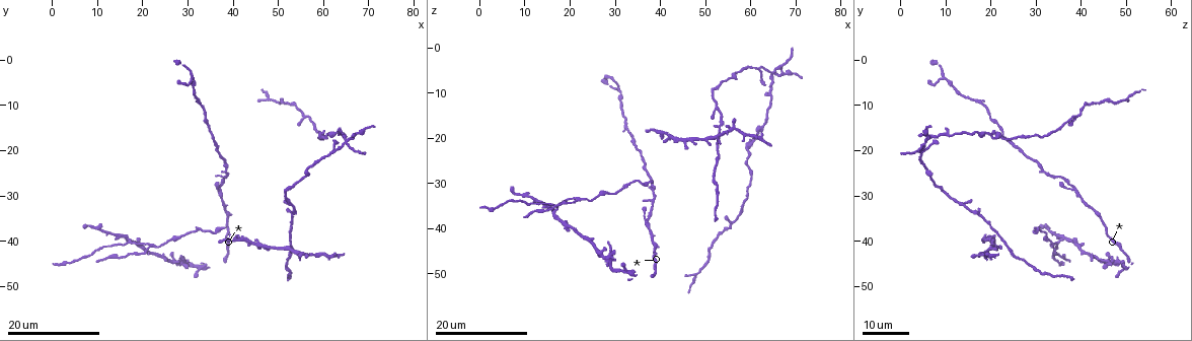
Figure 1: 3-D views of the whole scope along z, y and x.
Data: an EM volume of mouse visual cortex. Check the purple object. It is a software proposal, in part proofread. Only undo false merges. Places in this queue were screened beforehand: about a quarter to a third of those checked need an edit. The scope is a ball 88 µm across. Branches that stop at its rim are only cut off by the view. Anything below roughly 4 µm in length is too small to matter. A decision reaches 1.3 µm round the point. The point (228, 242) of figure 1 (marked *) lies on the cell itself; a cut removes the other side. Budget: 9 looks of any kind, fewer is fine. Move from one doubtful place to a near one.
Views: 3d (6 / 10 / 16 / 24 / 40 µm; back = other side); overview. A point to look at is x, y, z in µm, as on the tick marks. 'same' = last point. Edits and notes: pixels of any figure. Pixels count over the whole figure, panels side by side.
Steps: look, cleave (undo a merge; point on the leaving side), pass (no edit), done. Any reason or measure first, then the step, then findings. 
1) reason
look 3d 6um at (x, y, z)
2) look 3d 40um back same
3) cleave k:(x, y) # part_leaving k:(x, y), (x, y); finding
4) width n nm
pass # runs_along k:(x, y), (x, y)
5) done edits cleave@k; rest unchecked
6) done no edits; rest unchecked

branch point
look 3d 24um at (30.5, 3.5, 9.5)

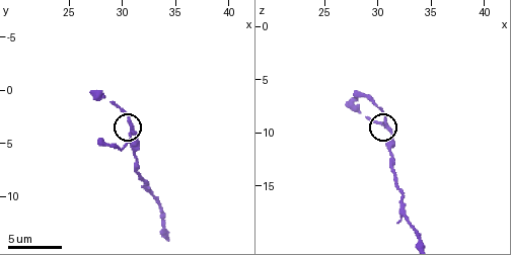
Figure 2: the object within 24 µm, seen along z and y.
zoom in
look 3d 6um at (31.0, 3.8, 9.4)

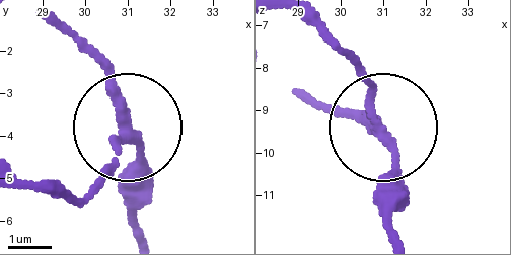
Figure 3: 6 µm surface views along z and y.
arms 3
pass # runs_along 3:(394, 228), (387, 184), (398, 152), (355, 58); all the same cell

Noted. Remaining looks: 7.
three-way junction
look 3d 16um at (52.5, 41.5, 20.0)

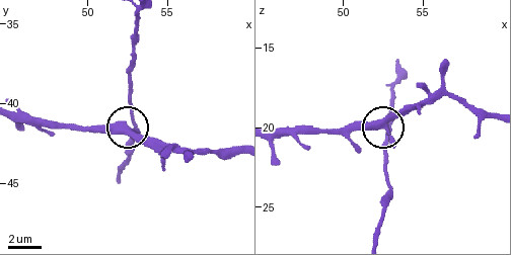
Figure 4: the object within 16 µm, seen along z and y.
closer look
look 3d 10um at (52.6, 41.7, 19.8)

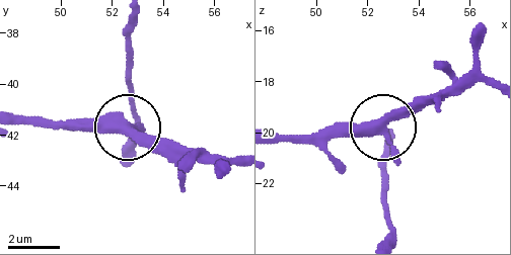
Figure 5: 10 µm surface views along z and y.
pass # continuous, no second cell

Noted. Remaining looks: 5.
three arms meet
look 3d 16um at (42.5, 39.5, 20.0)

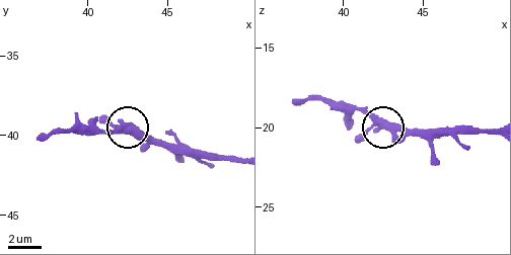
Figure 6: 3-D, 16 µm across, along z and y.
look 3d 6um at (42.3, 39.8, 19.5)

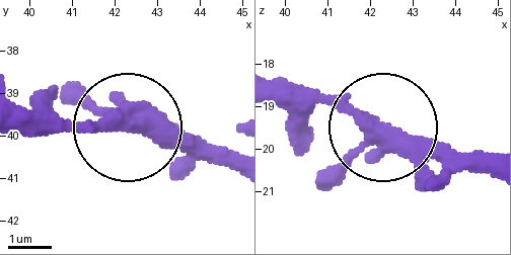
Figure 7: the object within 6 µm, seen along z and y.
arms 3
pass # continuous, no second cell

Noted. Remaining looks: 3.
two arms in line, one across
look 3d 16um at (53.0, 34.0, 18.0)

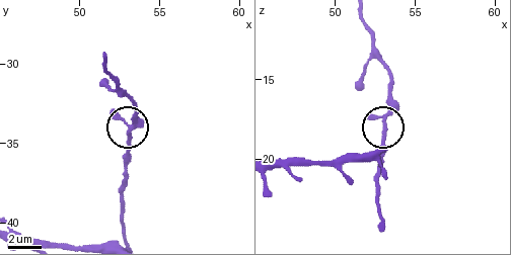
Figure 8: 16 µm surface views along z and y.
closer look
look 3d 6um at (53.1, 34.4, 17.6)

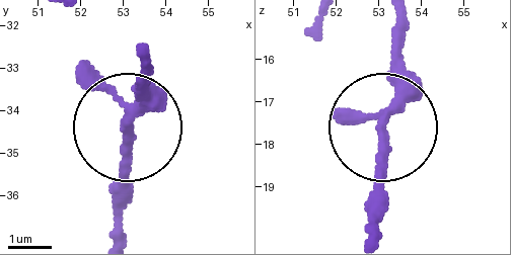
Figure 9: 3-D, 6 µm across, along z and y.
arms 3
pass # continuous, no second cell

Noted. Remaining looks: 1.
done no edits; rest unchecked

